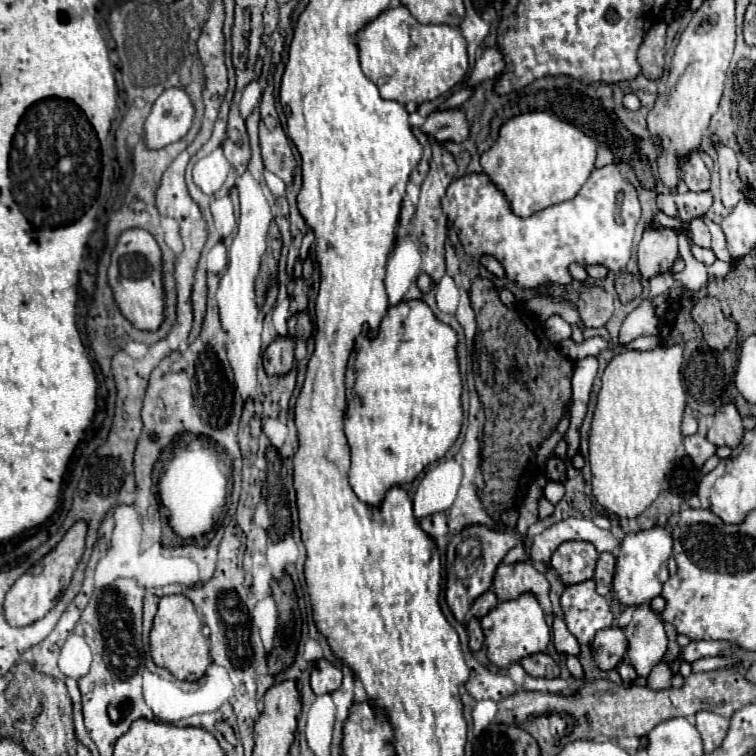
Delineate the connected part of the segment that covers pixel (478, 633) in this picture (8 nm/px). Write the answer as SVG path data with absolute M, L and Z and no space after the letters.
M472 617L466 623L466 631L468 631L468 637L470 637L470 649L480 651L480 647L484 645L484 635L482 635L482 629L480 629L480 621Z

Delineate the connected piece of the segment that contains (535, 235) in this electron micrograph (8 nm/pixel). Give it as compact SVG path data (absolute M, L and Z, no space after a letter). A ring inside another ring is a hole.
M606 165L602 169L592 171L590 179L584 183L580 193L564 203L546 207L536 215L526 219L516 217L502 191L492 185L492 181L480 175L466 175L450 183L444 199L442 209L452 221L458 239L464 251L472 257L480 257L482 253L496 257L506 277L516 281L520 287L538 287L544 283L560 283L566 285L572 277L568 273L568 265L572 261L586 265L604 265L610 271L622 271L630 259L632 251L632 235L638 219L640 219L640 203L632 185L624 183L620 169L616 165ZM624 191L622 201L622 217L626 235L618 233L618 223L614 219L616 213L616 197Z

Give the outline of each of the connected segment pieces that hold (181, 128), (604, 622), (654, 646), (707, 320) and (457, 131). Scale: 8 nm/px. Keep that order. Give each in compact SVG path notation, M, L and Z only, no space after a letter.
M166 89L152 105L144 123L144 143L148 149L164 149L180 141L194 117L194 107L184 89Z
M592 579L568 587L560 597L560 605L568 631L582 647L590 647L594 635L614 621L610 599L596 593Z
M648 603L634 609L630 625L624 629L628 637L626 661L636 669L638 677L648 677L650 669L660 663L666 653L666 631L664 619Z
M716 297L700 299L694 305L692 319L702 329L706 343L716 351L724 351L730 345L732 337L736 335L736 325L722 315L720 303Z
M436 111L426 117L426 123L422 125L422 133L438 143L454 141L460 143L468 135L468 123L466 115L460 111Z

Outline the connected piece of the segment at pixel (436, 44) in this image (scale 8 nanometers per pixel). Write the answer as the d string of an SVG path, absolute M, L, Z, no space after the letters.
M400 5L388 7L378 19L372 19L362 31L352 35L364 75L378 85L380 95L388 101L398 101L402 105L432 101L462 83L468 73L466 41L460 29L434 25L434 33L418 33L418 27L420 23Z

